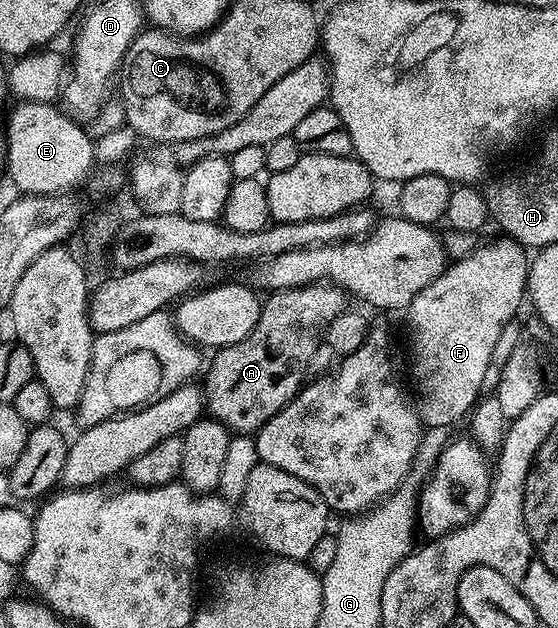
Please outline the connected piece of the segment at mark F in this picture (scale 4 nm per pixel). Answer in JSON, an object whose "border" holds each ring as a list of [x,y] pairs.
{"border":[[[507,237],[477,246],[472,254],[457,259],[406,308],[408,315],[408,347],[412,350],[412,379],[420,394],[418,410],[425,428],[452,429],[460,418],[467,416],[481,398],[486,365],[493,356],[494,345],[508,322],[515,320],[520,302],[528,290],[530,255],[525,248]]]}

